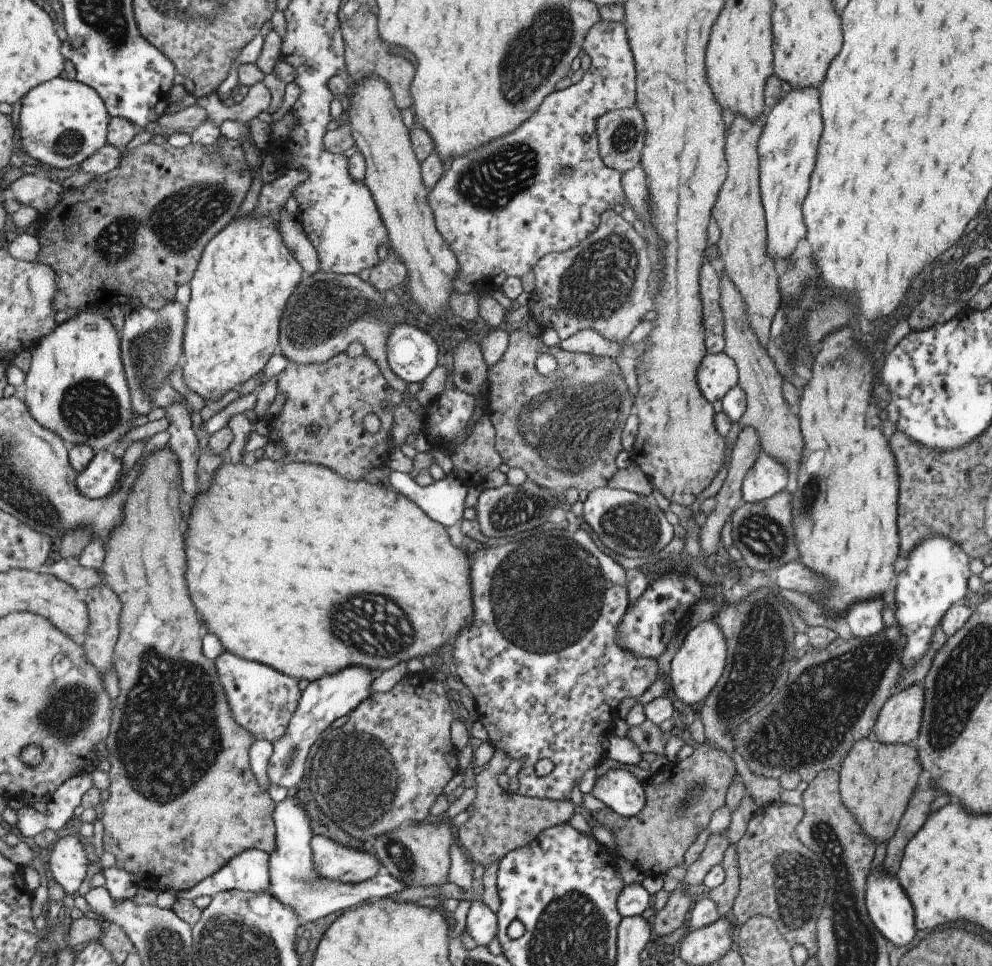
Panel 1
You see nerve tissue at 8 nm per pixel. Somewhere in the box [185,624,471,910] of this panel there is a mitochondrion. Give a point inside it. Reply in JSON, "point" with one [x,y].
{"point":[358,778]}

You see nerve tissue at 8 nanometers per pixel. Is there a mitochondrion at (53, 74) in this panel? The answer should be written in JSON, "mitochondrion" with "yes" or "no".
{"mitochondrion":"no"}

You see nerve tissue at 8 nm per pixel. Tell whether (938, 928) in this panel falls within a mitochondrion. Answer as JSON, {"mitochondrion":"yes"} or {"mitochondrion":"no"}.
{"mitochondrion":"no"}

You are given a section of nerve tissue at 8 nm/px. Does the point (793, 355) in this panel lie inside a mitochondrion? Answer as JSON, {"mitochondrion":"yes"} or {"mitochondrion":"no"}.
{"mitochondrion":"no"}

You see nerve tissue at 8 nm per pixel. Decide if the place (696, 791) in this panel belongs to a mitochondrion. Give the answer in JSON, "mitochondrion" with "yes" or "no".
{"mitochondrion":"yes"}

